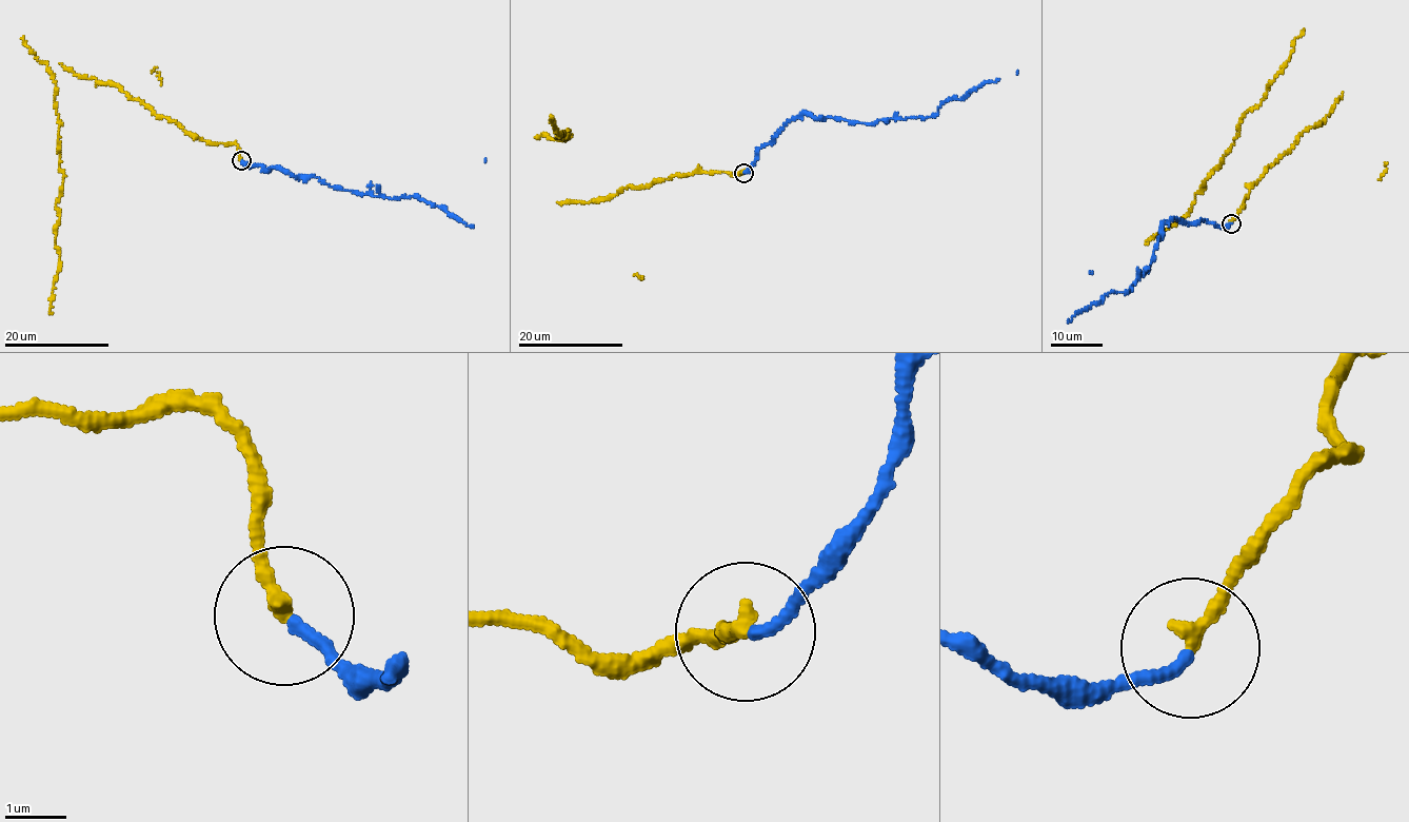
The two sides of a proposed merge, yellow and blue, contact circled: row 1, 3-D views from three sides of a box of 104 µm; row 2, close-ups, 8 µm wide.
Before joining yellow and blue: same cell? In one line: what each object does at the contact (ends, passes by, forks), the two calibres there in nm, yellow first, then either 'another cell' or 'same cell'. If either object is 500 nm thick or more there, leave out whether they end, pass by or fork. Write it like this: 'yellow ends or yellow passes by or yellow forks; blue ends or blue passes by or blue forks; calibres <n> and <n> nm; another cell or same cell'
yellow ends; blue ends; calibres 280 and 180 nm; another cell

